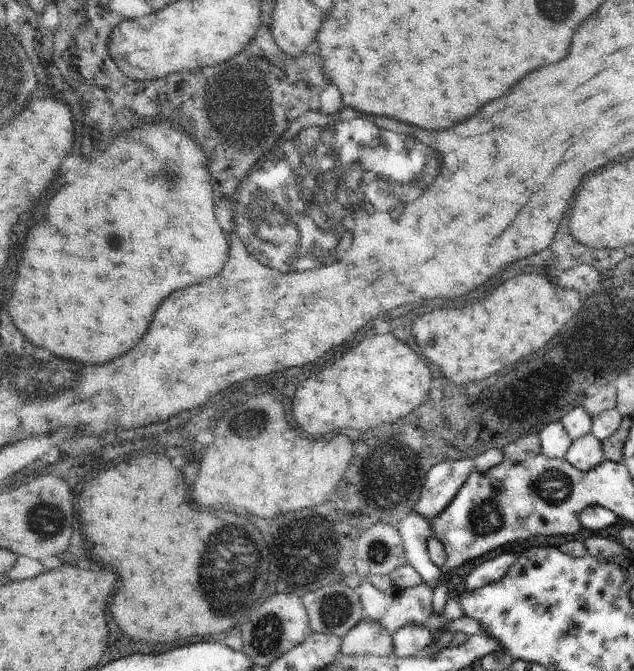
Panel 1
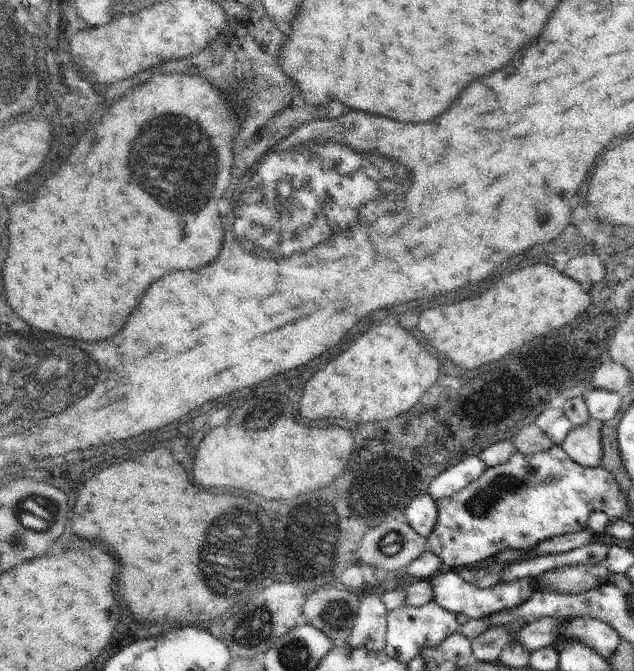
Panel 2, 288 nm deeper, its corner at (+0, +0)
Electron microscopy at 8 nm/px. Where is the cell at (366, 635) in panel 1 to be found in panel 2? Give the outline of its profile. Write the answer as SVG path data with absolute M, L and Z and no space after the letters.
M379 590L361 592L357 618L345 644L355 650L383 652L387 642L385 634L387 634L387 608L381 602Z

